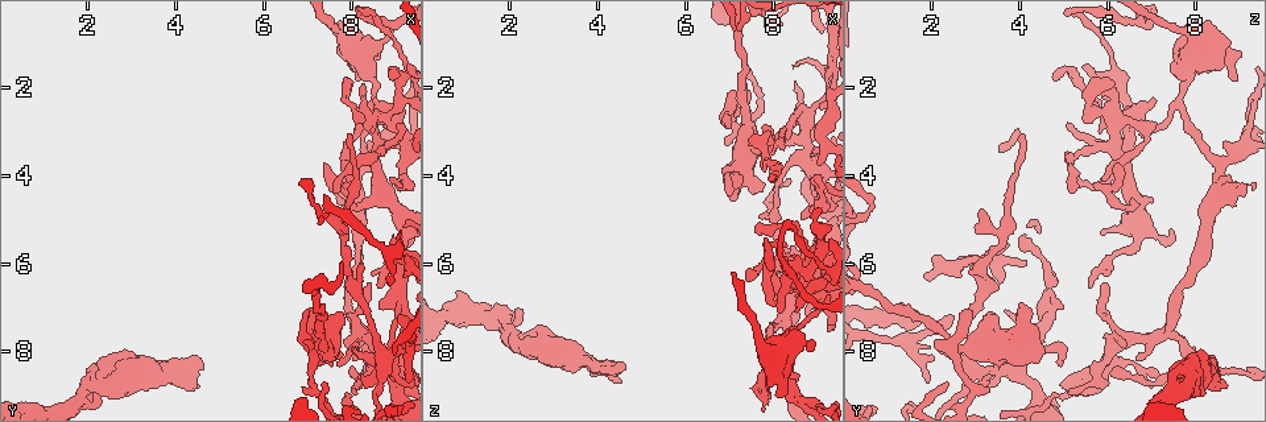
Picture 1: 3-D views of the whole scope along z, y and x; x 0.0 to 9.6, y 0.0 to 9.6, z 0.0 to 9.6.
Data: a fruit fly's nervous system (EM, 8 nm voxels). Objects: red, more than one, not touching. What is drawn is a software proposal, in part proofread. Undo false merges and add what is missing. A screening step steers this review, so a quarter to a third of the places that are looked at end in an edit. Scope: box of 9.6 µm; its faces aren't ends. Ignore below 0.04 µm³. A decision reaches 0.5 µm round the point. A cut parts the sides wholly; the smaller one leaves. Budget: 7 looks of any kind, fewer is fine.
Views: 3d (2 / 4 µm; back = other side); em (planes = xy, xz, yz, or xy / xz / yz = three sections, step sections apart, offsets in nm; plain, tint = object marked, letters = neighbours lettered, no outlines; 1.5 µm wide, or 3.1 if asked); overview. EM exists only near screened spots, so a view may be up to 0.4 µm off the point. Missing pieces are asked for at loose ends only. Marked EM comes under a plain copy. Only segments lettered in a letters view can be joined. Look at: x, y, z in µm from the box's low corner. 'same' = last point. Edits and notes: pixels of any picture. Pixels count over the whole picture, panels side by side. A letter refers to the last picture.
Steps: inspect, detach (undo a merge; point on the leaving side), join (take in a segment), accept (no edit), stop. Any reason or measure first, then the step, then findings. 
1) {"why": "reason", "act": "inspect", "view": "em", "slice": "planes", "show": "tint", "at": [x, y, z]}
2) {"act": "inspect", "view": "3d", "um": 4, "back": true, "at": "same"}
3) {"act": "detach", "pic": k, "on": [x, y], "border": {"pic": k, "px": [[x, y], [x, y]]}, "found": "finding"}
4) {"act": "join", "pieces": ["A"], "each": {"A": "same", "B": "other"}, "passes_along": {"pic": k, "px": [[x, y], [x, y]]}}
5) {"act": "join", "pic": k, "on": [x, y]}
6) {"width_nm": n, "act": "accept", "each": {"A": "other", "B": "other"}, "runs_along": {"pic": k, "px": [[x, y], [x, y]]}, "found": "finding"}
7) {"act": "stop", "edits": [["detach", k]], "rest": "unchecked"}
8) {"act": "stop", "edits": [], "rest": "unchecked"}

{"act": "inspect", "view": "3d", "um": 4, "at": [2.70, 8.10, 7.90]}

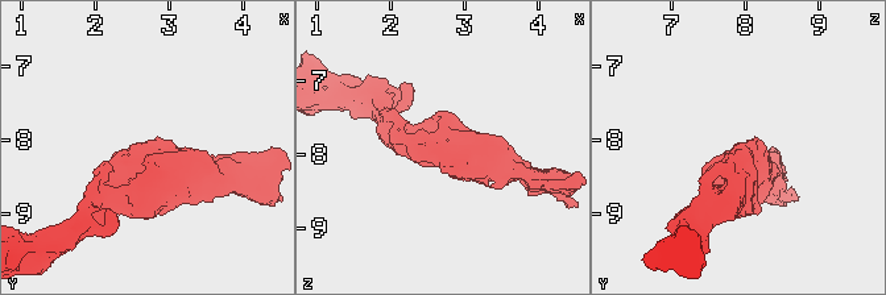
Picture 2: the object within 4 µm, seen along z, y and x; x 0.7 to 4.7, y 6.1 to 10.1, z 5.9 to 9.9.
{"why": "shape alone is not enough", "act": "inspect", "view": "em", "slice": "xz", "step": 8, "show": "letters", "at": [2.70, 8.10, 7.80]}

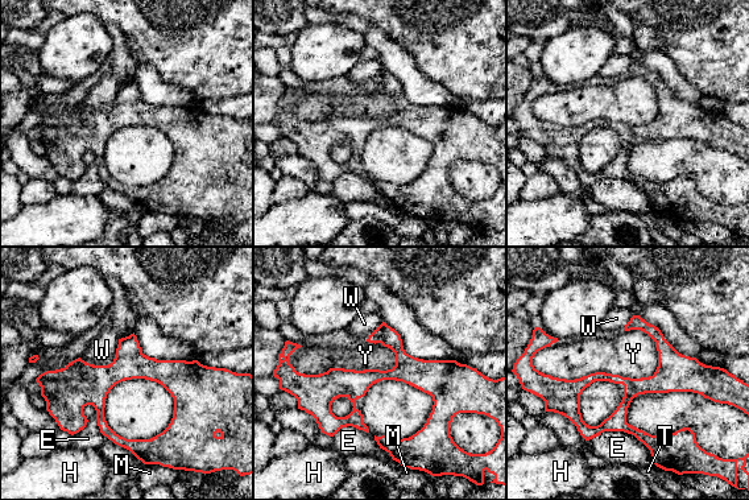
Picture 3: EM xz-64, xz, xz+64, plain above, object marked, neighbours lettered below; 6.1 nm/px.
{"act": "accept", "each": {"E": "other", "H": "other", "M": "other", "T": "other", "W": "other", "Y": "other"}, "border": {"pic": 3, "px": [[119, 339], [107, 364], [79, 358]]}, "found": "none of them fits"}

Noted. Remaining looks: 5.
{"why": "arms part here", "act": "inspect", "view": "em", "slice": "xz", "step": 4, "show": "tint", "at": [8.25, 1.30, 7.90]}

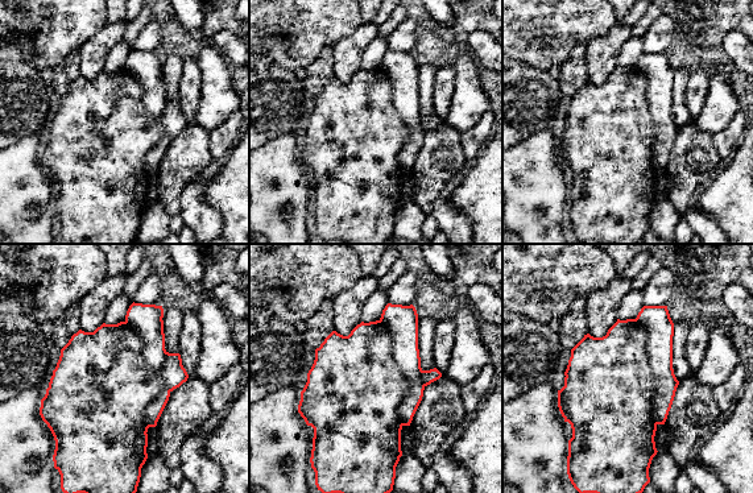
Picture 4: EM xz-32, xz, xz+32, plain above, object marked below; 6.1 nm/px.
{"why": "see the neighbours", "act": "inspect", "view": "em", "slice": "xz", "step": 4, "show": "letters", "at": "same"}

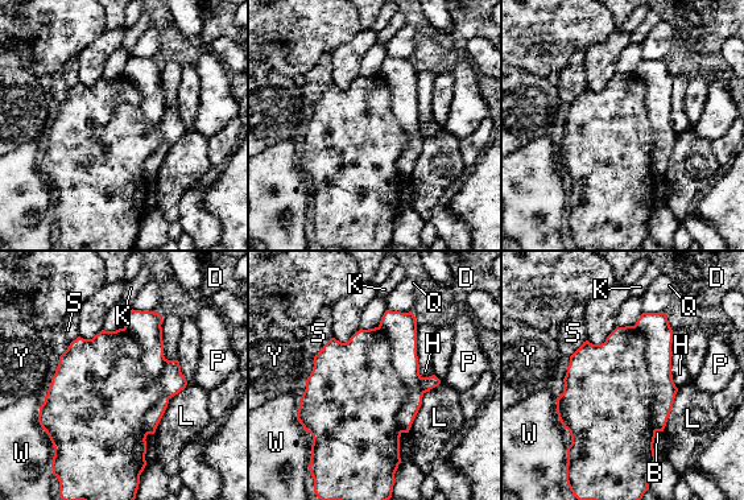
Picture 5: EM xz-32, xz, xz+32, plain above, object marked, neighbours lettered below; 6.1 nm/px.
{"act": "detach", "pic": 5, "on": [612, 389], "each": {"B": "other", "D": "other", "H": "other", "K": "other", "L": "other", "P": "other", "Q": "other", "S": "other", "W": "other", "Y": "other"}, "border": {"pic": 5, "px": [[633, 326], [647, 343], [654, 432]]}, "found": "a second neuron is stuck on"}

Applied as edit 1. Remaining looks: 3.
{"act": "stop", "edits": [["detach", 5]], "rest": "unchecked"}

